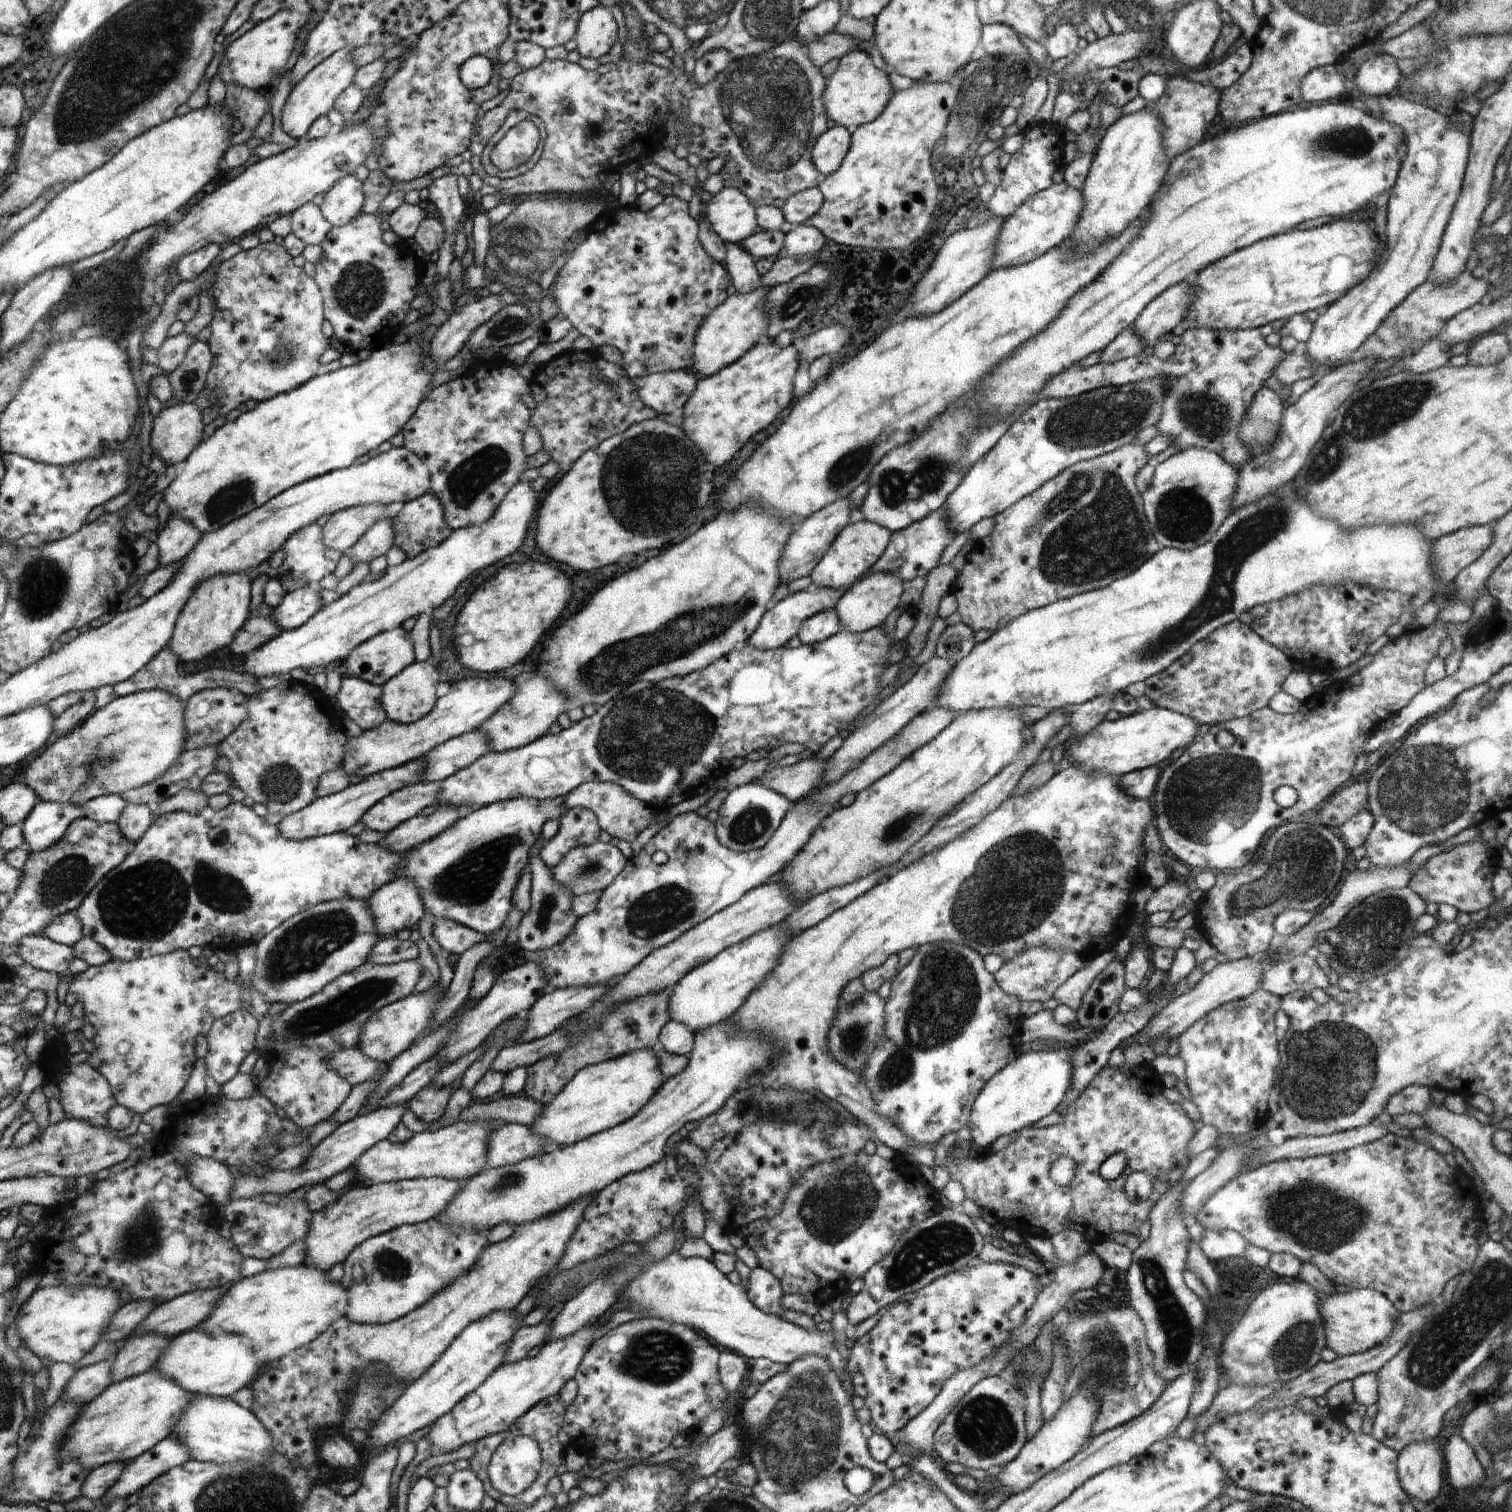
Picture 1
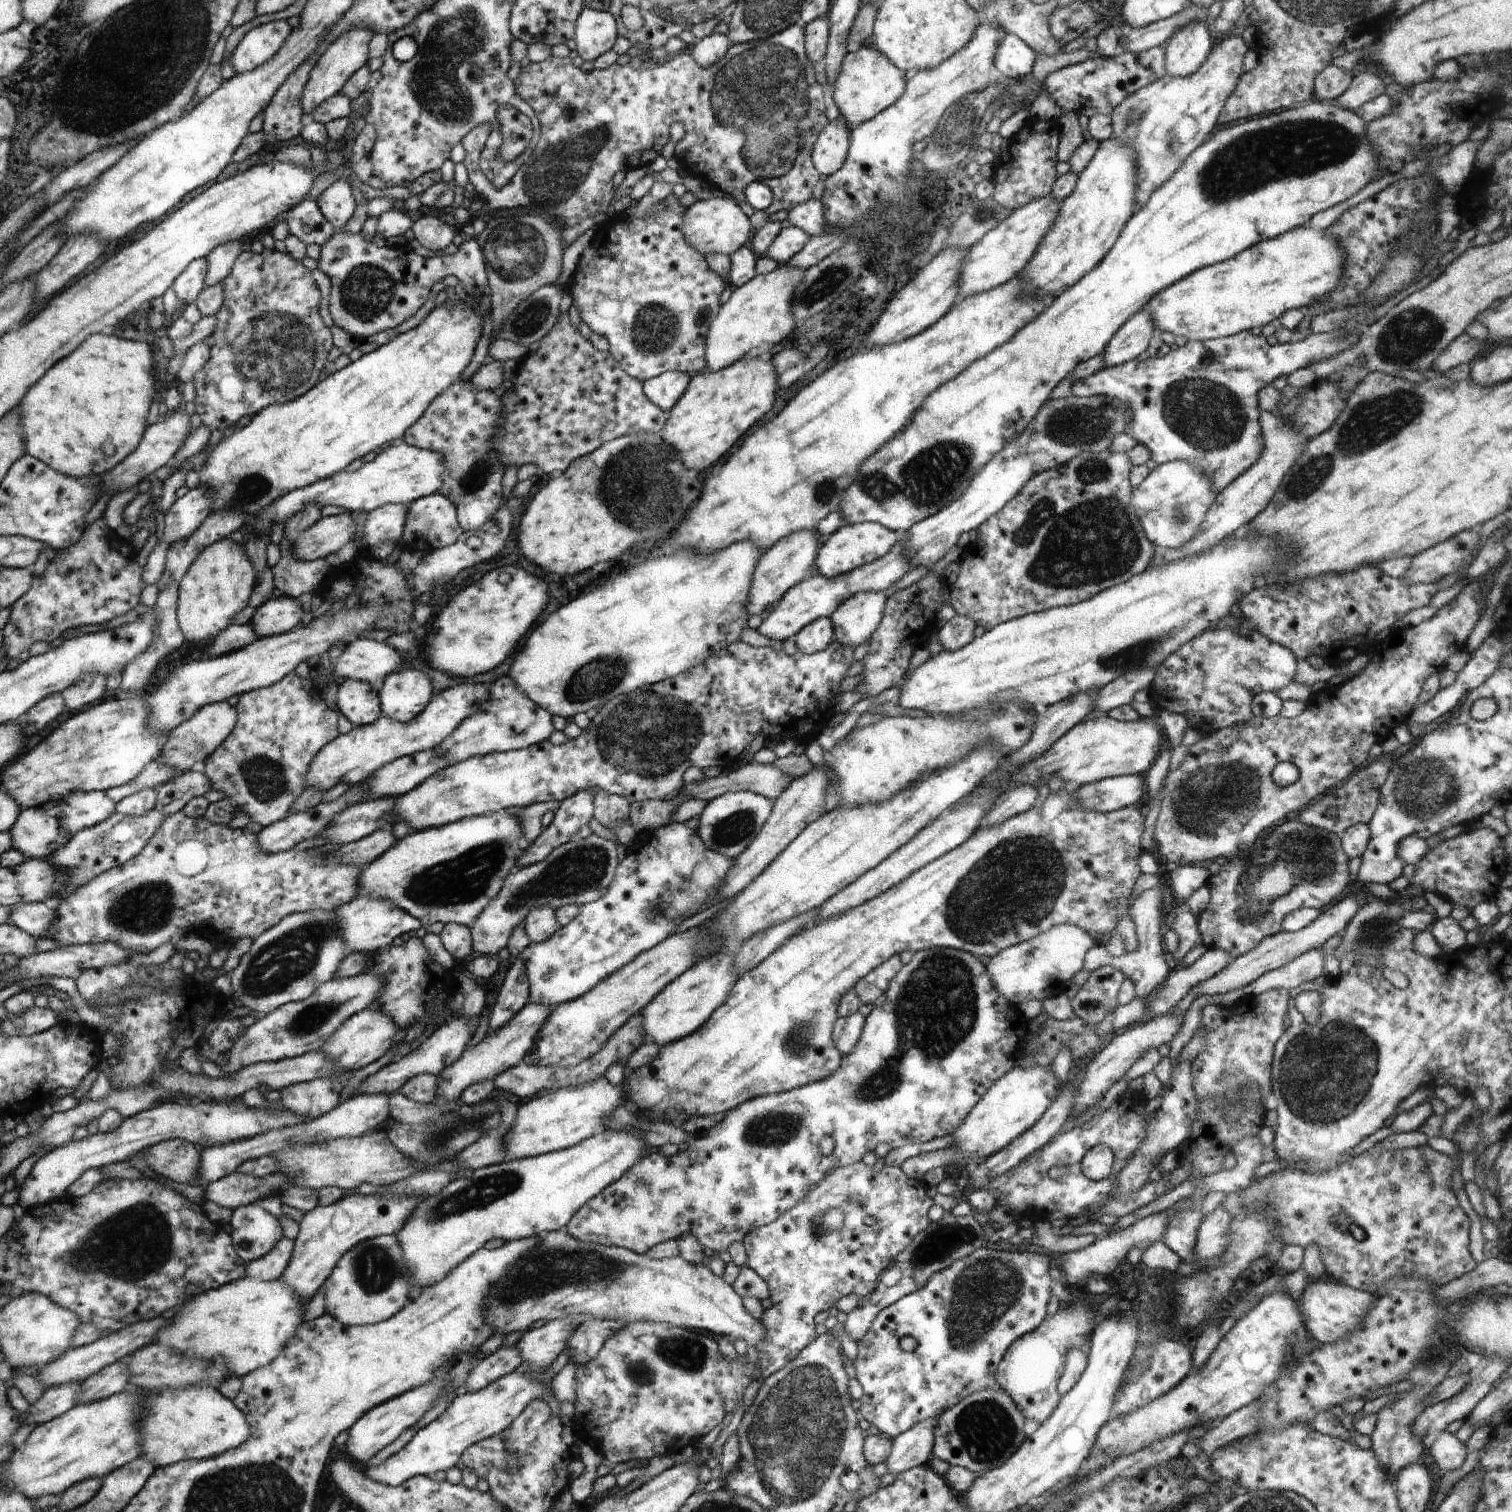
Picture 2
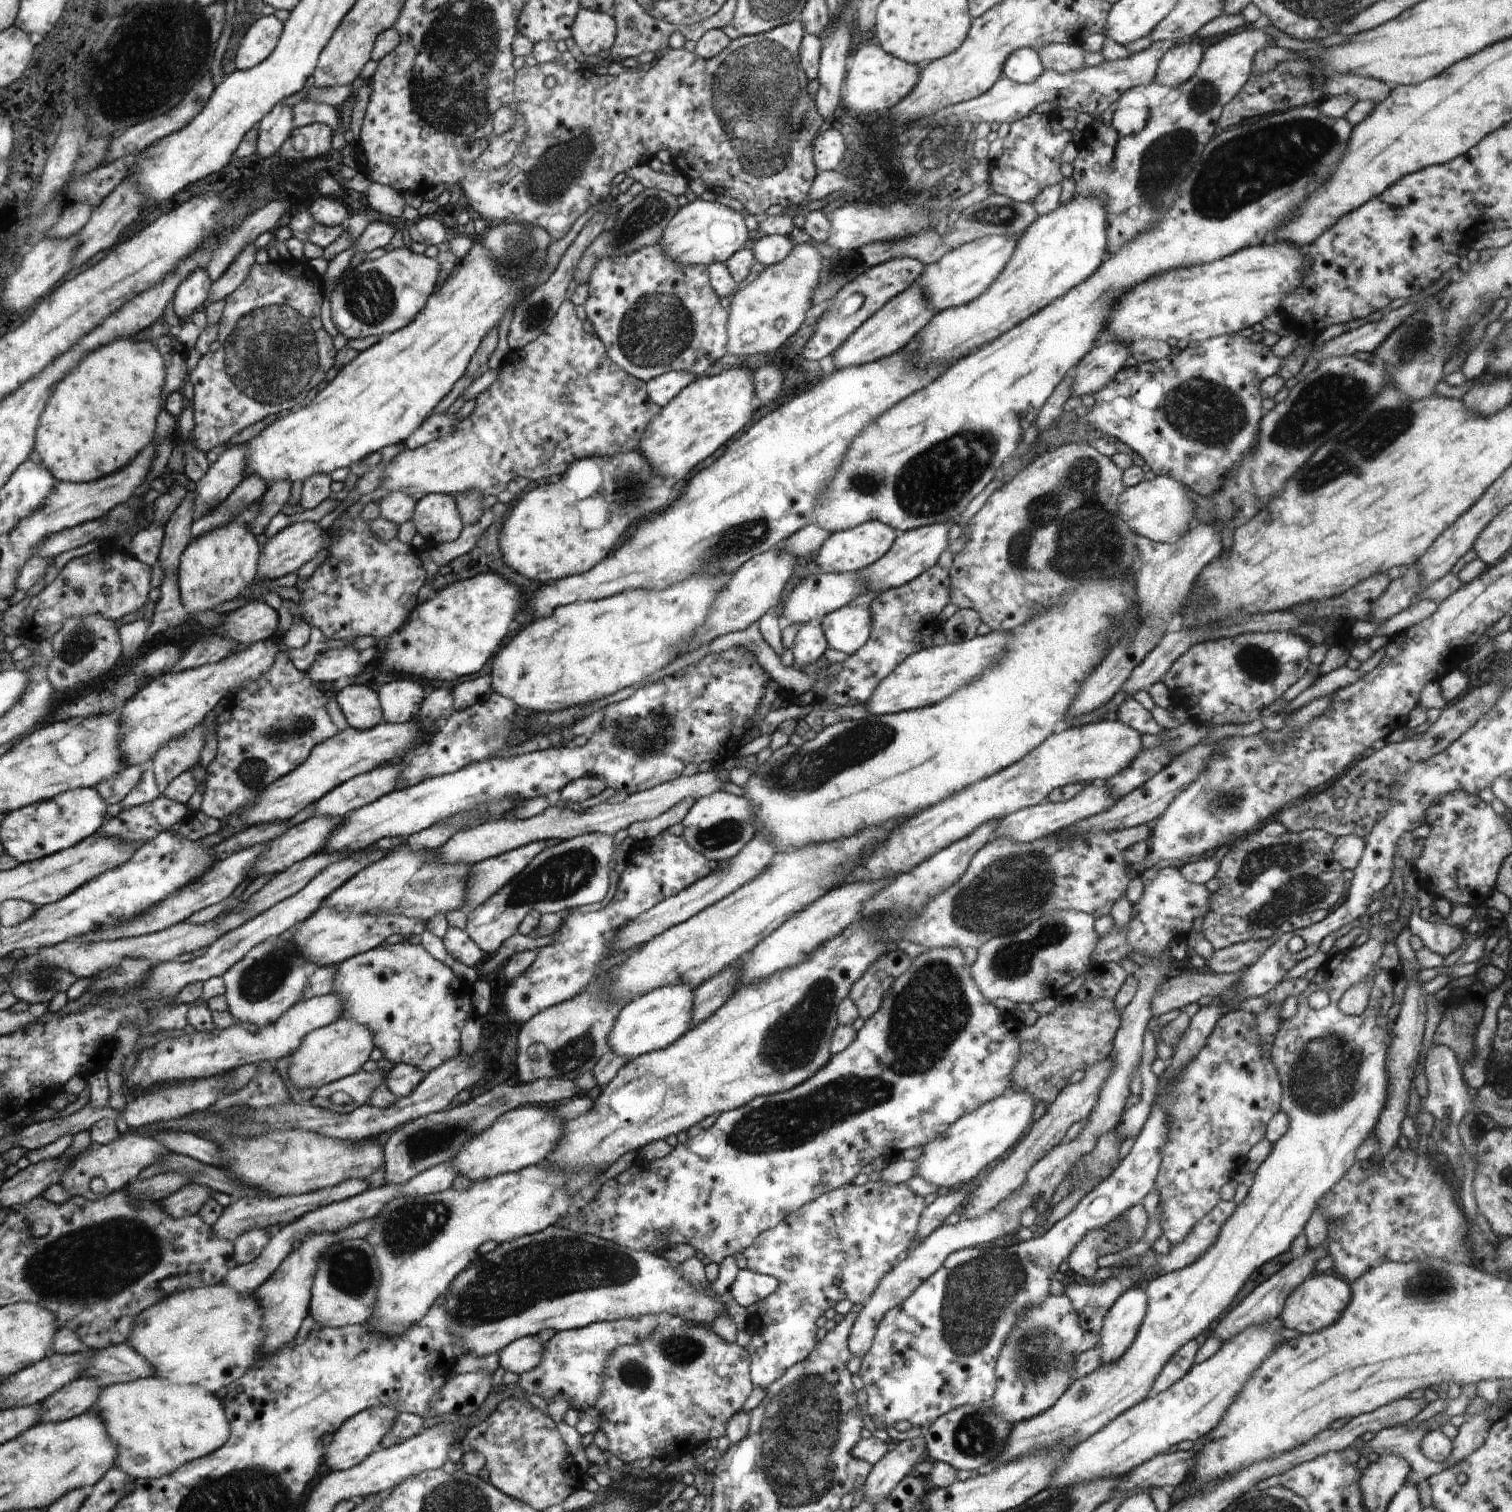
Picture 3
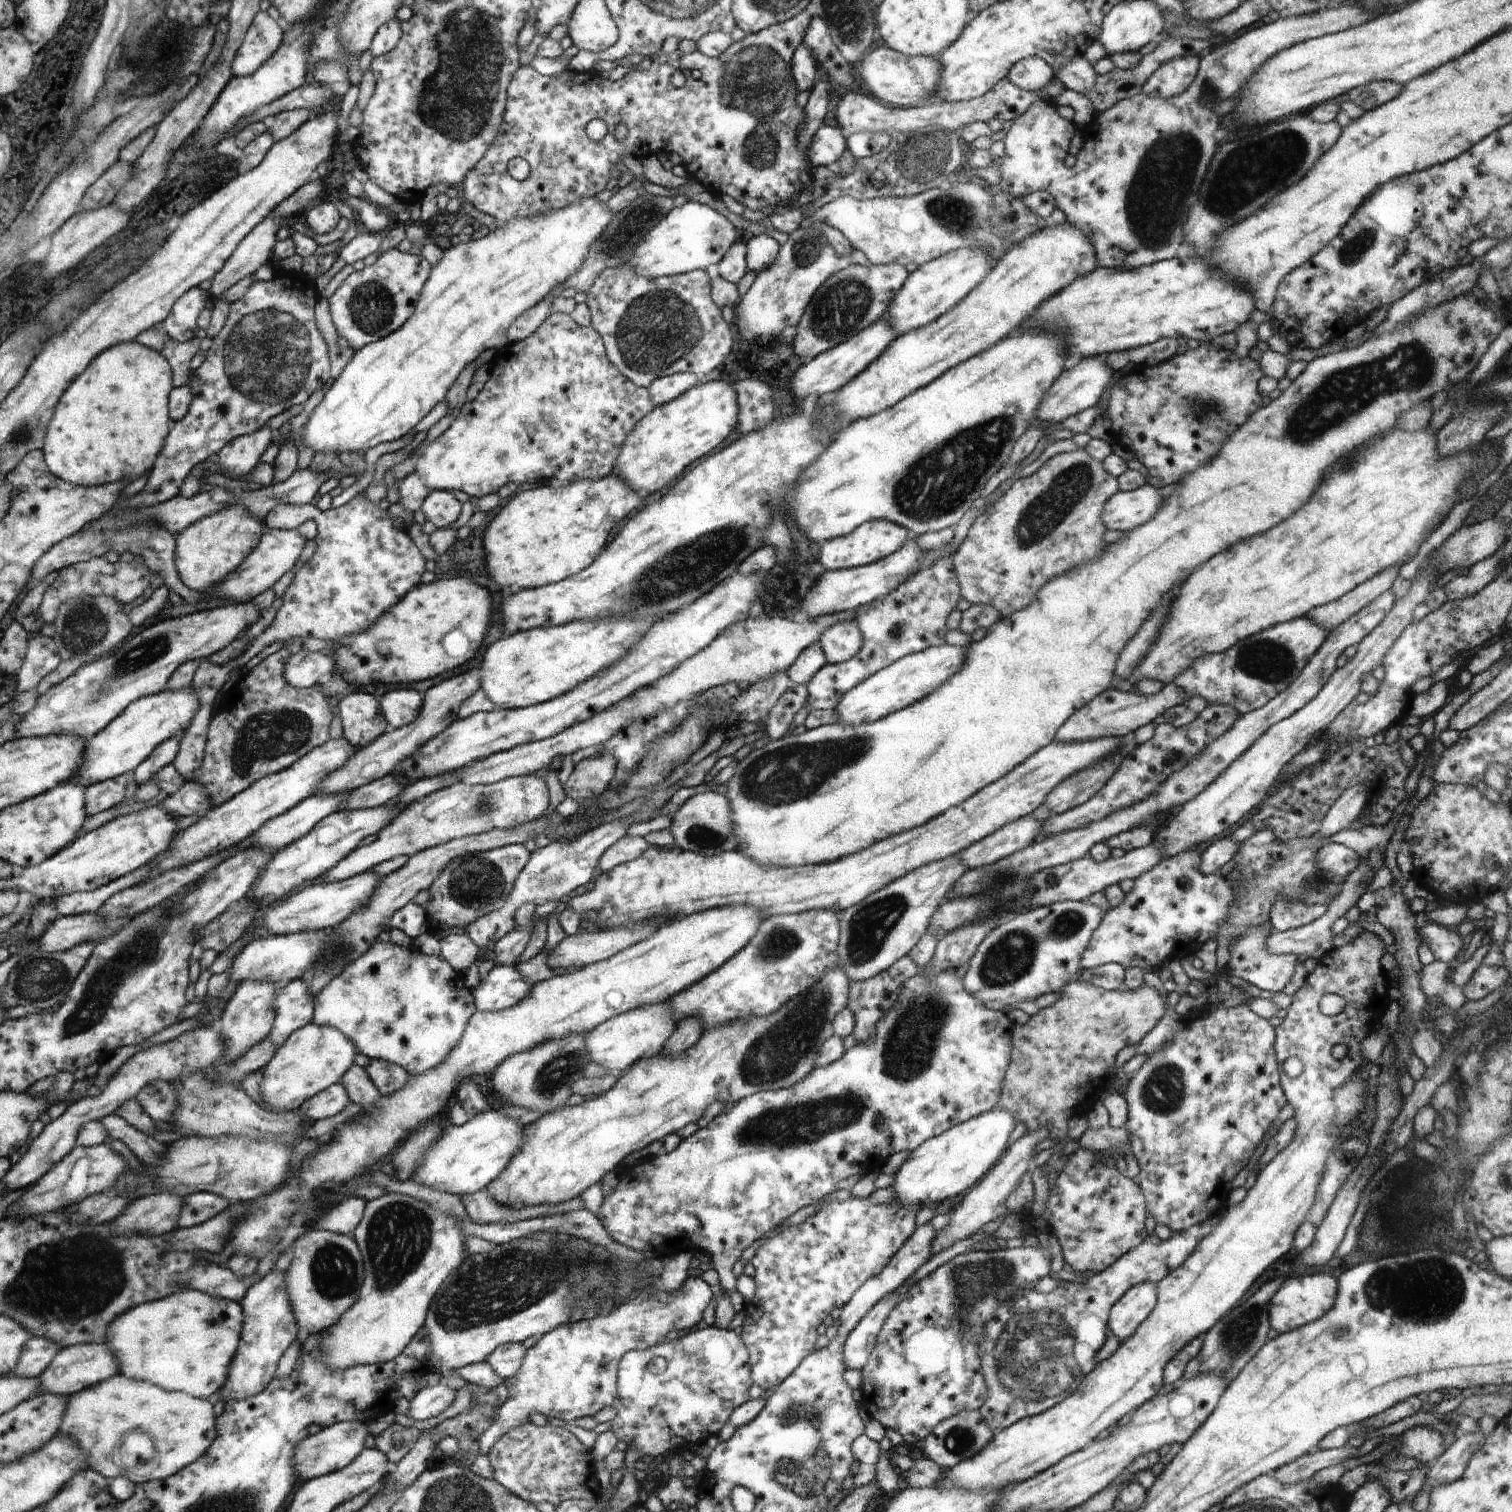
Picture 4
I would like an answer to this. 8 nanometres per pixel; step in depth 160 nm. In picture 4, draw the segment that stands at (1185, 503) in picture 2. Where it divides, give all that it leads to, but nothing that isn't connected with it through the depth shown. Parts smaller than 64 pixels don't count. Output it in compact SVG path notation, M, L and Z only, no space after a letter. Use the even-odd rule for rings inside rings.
M1150 484L1133 491L1118 491L1109 498L1099 517L1107 529L1125 533L1156 515L1162 501L1163 498Z

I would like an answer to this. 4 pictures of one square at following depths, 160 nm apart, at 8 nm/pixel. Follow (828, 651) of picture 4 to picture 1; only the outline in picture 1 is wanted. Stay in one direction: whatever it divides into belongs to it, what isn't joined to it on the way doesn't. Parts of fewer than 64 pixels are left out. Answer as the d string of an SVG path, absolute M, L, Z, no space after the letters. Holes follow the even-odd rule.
M892 572L875 573L858 580L844 591L841 599L836 603L835 609L841 626L846 627L851 633L861 633L880 627L888 618L888 614L900 606L903 582Z

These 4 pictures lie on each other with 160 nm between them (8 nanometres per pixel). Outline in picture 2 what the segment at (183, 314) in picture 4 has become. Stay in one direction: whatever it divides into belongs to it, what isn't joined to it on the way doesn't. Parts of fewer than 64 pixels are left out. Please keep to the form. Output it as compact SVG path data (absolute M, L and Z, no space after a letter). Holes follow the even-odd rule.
M201 258L194 261L177 276L172 289L184 305L195 303L205 288L205 280L208 276L208 260Z

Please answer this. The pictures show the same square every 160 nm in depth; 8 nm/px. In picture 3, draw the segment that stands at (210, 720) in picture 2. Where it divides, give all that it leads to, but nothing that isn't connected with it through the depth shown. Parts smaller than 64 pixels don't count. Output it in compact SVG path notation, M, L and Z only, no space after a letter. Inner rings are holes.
M202 722L181 739L166 743L157 752L151 769L161 795L173 778L198 764L199 754L204 746L204 728L205 722Z

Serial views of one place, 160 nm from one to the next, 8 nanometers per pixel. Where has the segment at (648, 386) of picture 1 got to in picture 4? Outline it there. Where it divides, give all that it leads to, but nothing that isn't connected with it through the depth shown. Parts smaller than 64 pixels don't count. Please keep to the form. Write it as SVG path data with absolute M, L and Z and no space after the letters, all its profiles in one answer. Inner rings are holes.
M676 373L657 379L648 389L653 403L657 406L672 402L696 384L699 384L699 380L696 380L695 374Z

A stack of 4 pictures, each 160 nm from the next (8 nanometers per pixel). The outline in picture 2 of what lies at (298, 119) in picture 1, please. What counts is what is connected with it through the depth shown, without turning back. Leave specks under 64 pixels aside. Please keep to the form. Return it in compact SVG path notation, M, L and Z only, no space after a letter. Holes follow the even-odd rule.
M352 27L346 30L337 39L324 49L317 58L313 70L309 74L309 82L305 84L302 100L304 114L313 111L318 105L325 102L331 96L341 92L341 88L361 67L366 66L369 56L369 44L373 40L375 32L370 27Z

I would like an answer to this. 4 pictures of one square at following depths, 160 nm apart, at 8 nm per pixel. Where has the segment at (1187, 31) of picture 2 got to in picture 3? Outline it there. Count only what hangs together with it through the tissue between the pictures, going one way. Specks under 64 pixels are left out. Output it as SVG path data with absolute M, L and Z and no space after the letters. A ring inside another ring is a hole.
M1196 40L1176 44L1160 58L1154 81L1174 89L1194 77L1202 57L1202 46Z

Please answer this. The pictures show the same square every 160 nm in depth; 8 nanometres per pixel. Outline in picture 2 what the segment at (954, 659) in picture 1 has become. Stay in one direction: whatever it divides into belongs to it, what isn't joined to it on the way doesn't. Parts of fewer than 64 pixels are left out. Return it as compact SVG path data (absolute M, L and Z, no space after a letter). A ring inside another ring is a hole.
M956 615L946 624L940 625L936 637L939 643L950 652L966 646L975 636L977 624L969 616Z

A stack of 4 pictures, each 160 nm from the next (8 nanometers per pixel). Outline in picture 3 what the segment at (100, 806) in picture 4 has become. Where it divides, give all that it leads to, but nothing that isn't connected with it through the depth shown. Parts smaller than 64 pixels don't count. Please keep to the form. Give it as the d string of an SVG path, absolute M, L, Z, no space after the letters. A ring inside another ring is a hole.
M126 765L117 772L117 775L103 780L94 787L101 793L106 806L108 804L118 804L140 780L142 771L142 768L138 765Z

